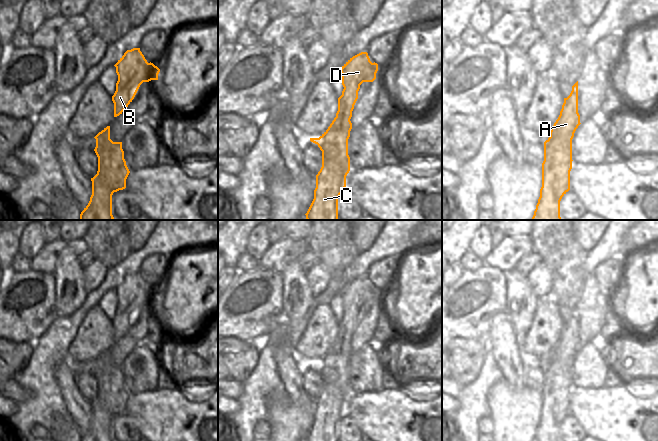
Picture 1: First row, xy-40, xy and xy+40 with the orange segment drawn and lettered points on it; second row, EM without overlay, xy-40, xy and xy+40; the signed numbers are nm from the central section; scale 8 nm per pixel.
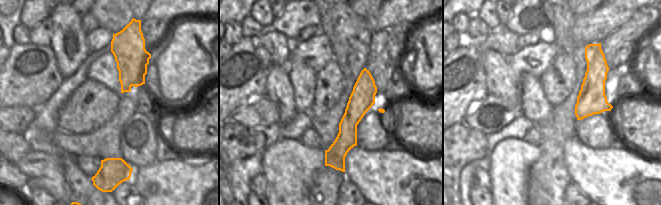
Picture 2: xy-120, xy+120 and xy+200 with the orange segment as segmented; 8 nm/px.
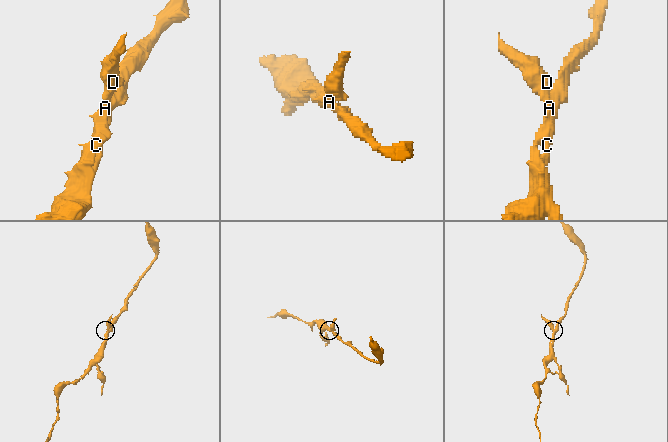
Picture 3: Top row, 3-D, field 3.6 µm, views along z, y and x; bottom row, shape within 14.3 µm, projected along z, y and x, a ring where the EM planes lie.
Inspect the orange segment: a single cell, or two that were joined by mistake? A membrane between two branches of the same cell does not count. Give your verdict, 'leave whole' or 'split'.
split

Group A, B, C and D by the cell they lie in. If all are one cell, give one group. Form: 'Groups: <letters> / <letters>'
Groups: A B D / C.

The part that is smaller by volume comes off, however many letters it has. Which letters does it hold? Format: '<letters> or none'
A, B, D

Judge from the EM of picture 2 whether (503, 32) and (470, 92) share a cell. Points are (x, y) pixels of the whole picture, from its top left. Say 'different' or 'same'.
same

